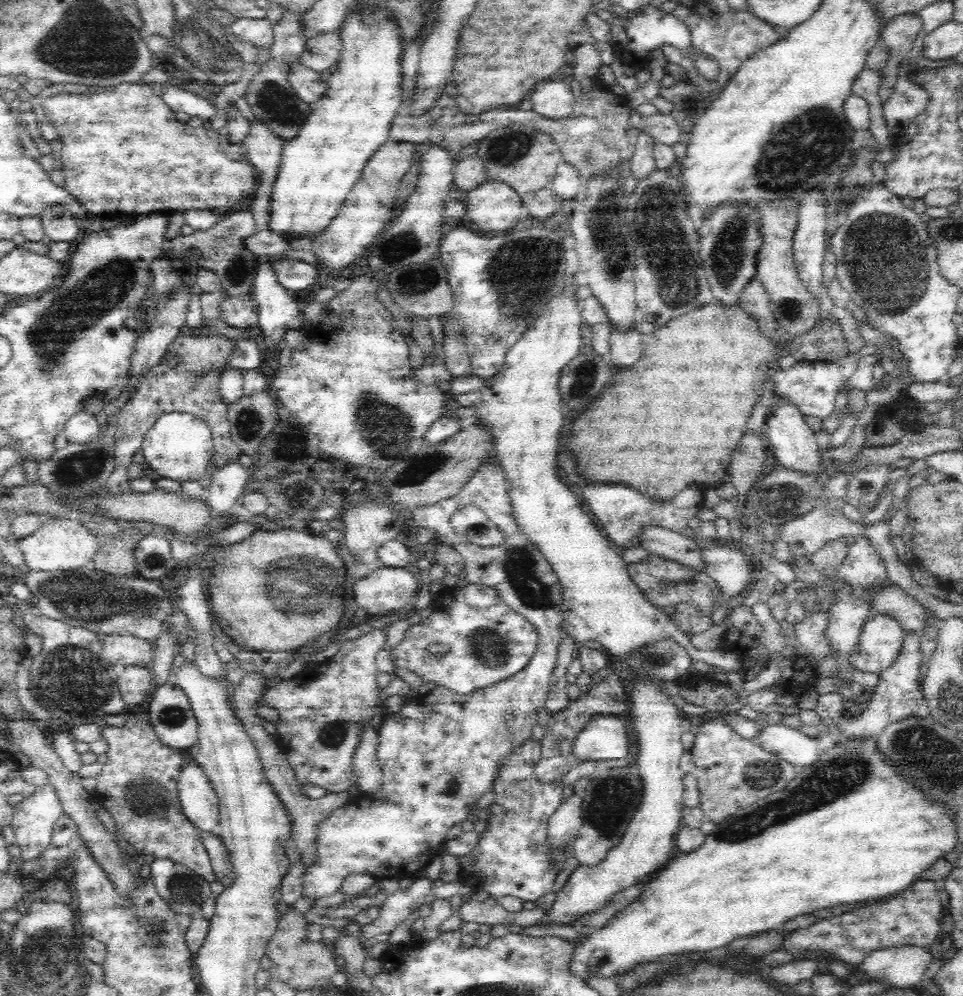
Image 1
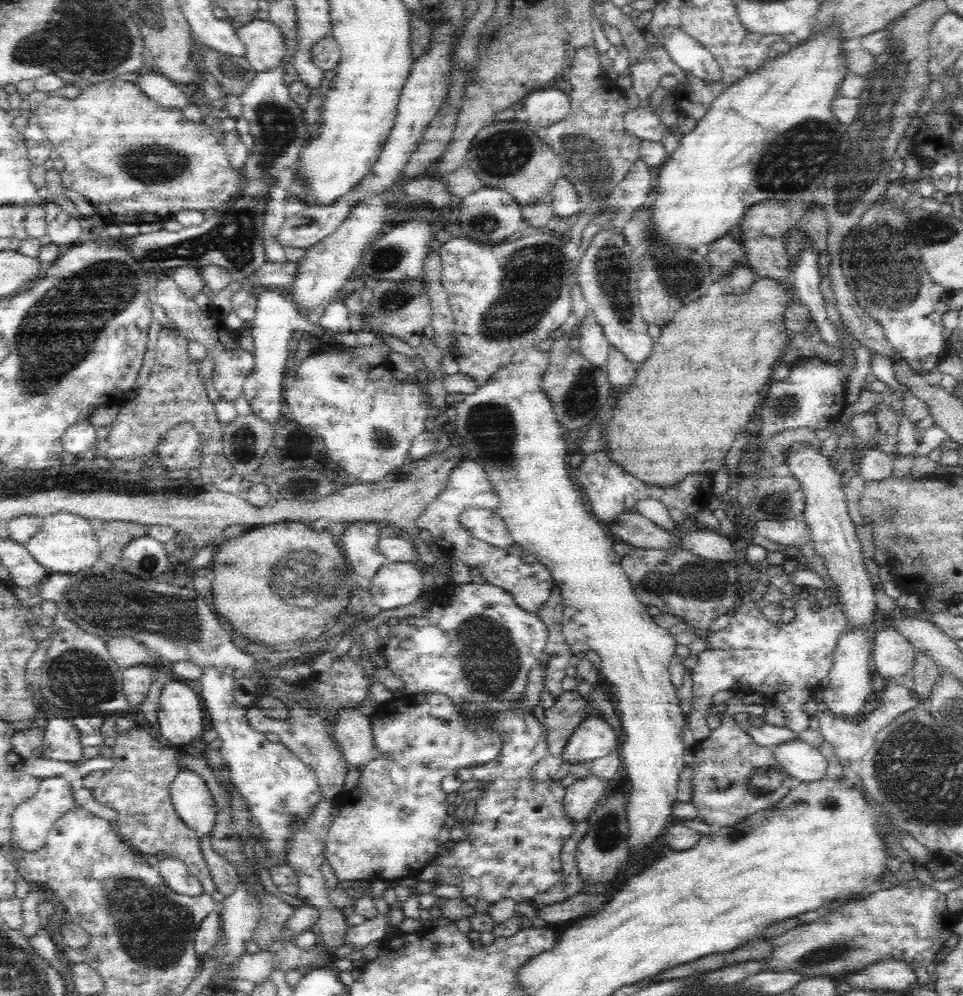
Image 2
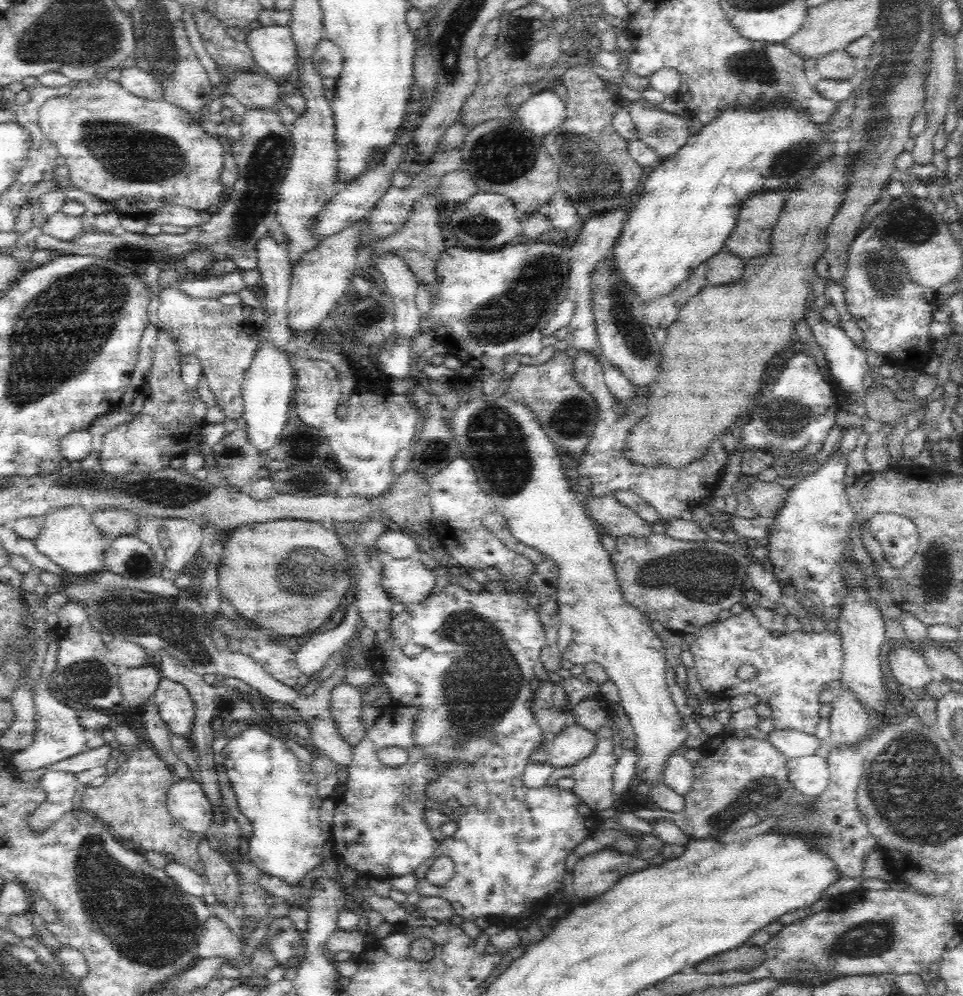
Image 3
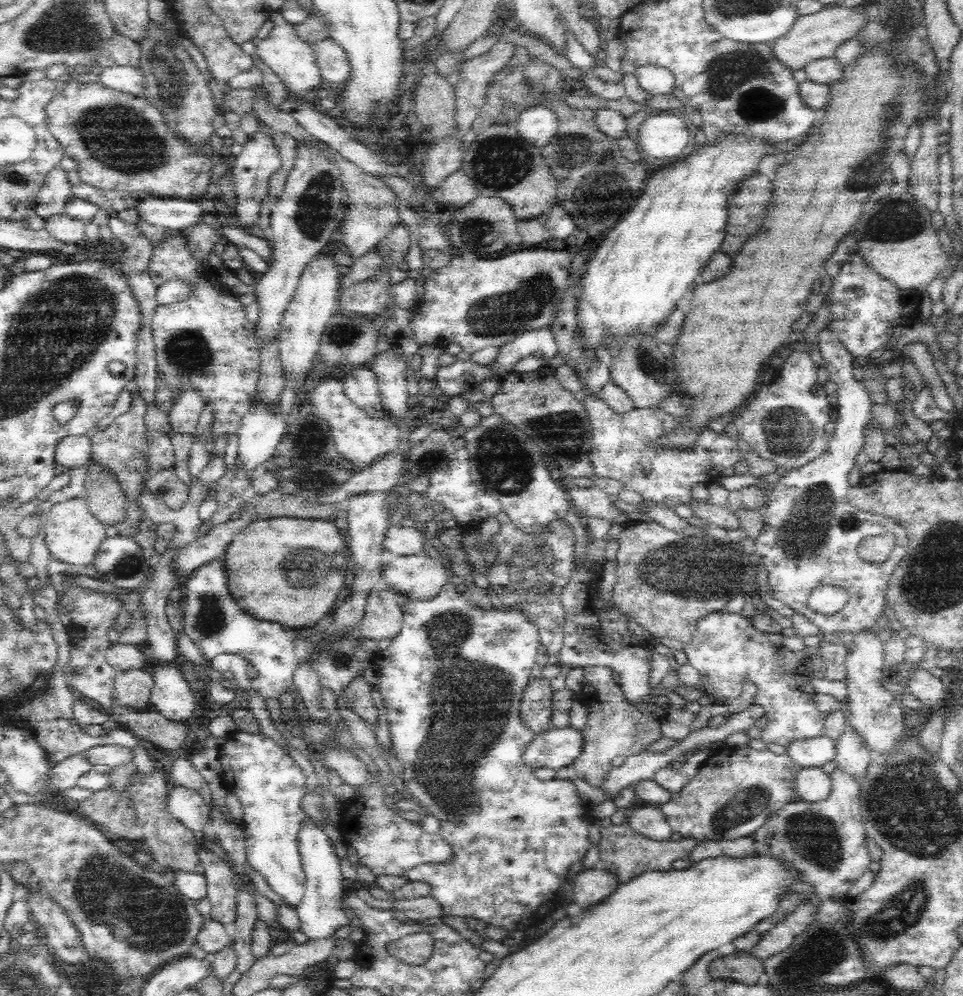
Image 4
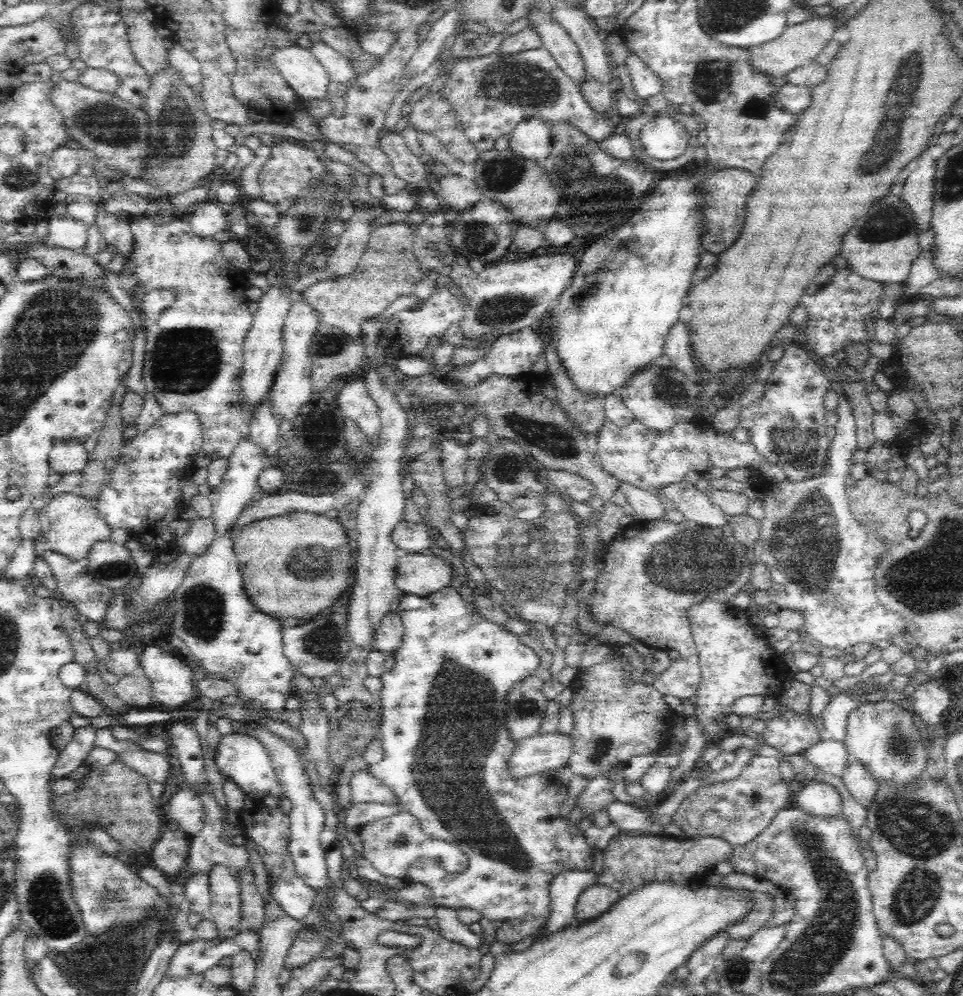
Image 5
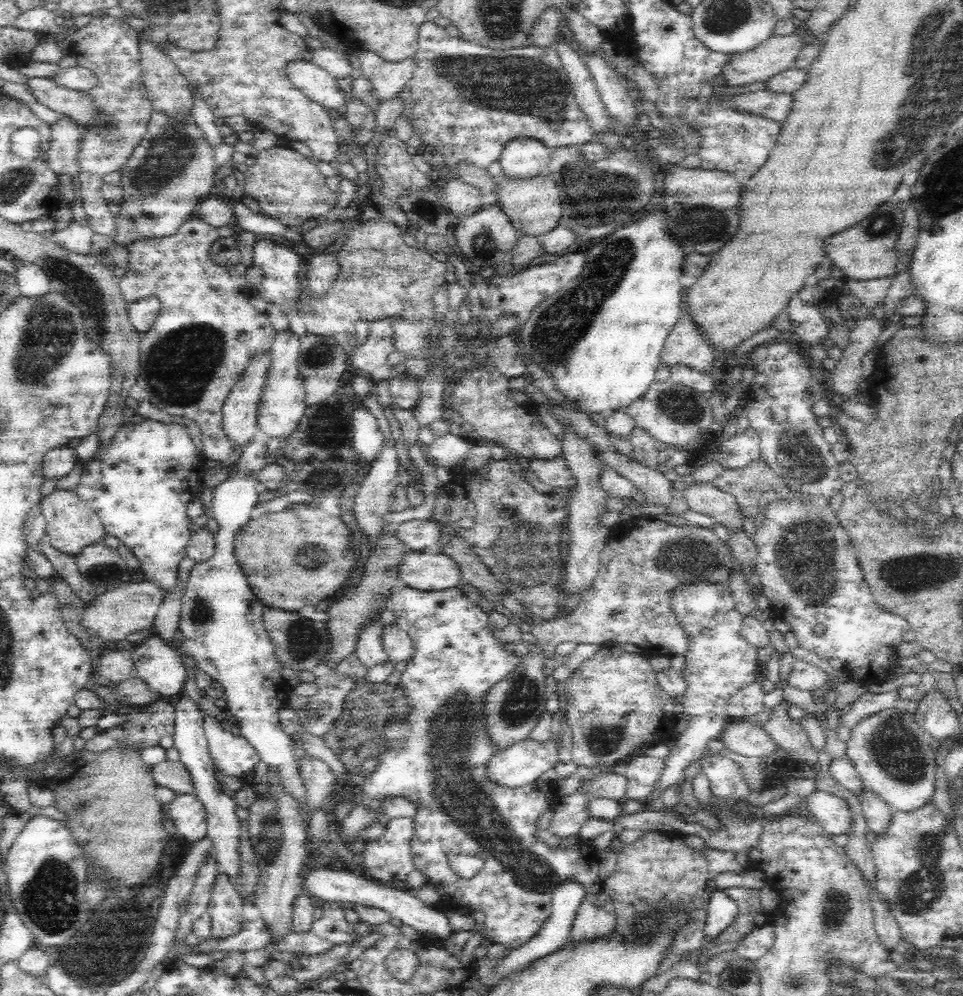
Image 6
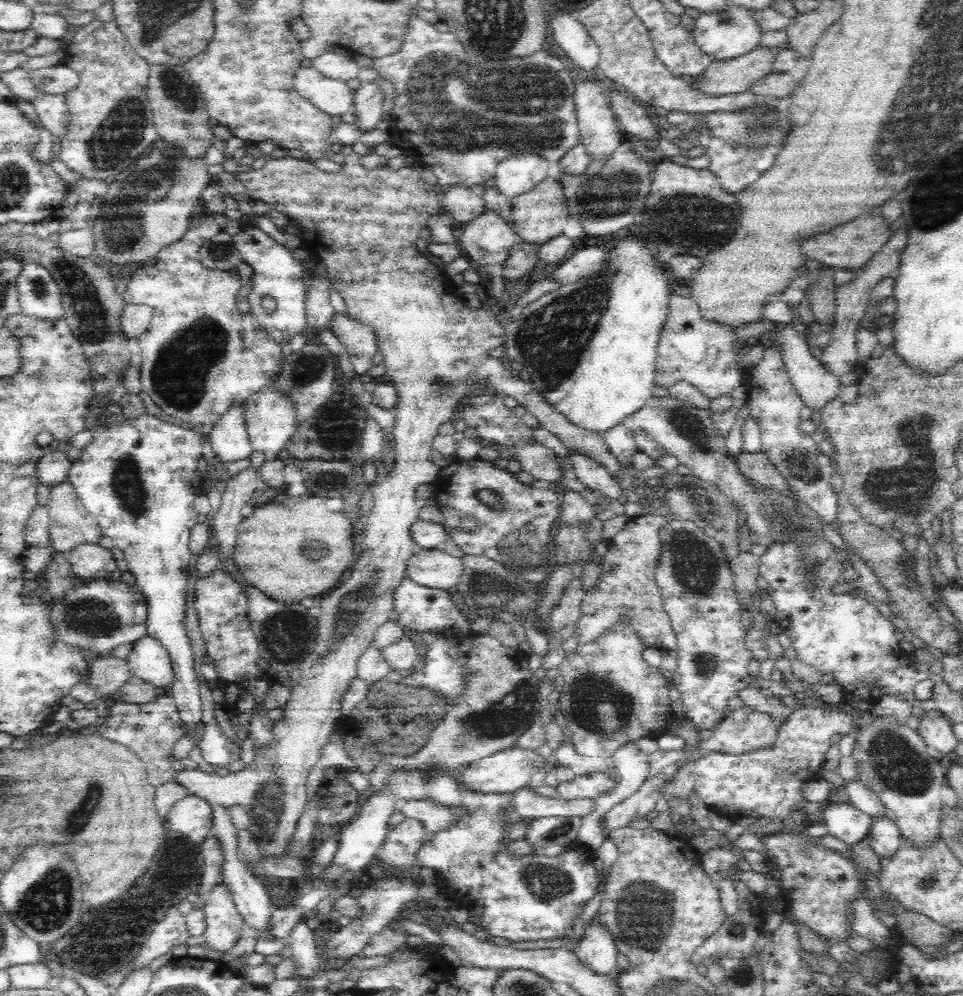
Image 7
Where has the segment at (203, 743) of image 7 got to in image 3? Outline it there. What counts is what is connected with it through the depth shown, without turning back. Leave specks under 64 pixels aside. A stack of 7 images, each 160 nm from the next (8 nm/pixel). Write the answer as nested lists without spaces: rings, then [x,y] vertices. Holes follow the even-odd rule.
[[[260,722],[234,737],[220,753],[238,808],[251,822],[248,862],[295,890],[308,872],[322,864],[324,835],[318,821],[322,798],[317,793],[317,778],[311,764],[297,759]]]

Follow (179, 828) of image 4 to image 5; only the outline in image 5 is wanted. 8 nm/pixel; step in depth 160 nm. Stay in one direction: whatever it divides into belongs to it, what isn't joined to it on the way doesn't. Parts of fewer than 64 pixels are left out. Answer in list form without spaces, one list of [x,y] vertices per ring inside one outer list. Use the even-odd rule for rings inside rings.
[[[178,828],[161,830],[160,838],[156,841],[151,852],[151,864],[162,871],[164,875],[178,876],[178,883],[185,883],[182,872],[188,859],[190,836]]]

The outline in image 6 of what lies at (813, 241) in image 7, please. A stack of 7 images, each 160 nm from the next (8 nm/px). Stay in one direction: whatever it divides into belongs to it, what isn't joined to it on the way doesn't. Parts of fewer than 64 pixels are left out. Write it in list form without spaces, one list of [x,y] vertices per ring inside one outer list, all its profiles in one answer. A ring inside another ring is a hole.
[[[882,204],[872,216],[864,218],[862,222],[857,222],[847,230],[842,230],[840,234],[830,236],[824,242],[824,258],[828,259],[833,267],[842,271],[847,279],[867,281],[890,276],[897,264],[894,248],[902,220],[903,213],[898,204]]]

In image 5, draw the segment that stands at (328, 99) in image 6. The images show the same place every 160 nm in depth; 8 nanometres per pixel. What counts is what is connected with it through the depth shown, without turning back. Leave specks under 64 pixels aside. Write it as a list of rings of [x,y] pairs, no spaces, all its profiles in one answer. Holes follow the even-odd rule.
[[[296,45],[275,50],[271,62],[302,102],[327,100],[329,76],[309,49]]]

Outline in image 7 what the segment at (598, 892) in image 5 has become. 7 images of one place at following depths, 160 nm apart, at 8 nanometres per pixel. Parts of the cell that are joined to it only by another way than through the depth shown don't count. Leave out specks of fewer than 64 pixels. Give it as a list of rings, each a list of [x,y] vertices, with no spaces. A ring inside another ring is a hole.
[[[596,919],[587,926],[586,934],[579,940],[575,955],[582,965],[598,976],[606,976],[614,969],[619,969],[616,965],[618,949],[614,937]]]

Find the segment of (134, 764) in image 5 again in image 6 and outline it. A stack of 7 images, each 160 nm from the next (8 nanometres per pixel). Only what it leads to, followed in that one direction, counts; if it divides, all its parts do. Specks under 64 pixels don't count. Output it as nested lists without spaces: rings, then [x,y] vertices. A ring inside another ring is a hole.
[[[166,761],[149,766],[149,772],[154,777],[155,783],[169,788],[176,794],[194,794],[193,778],[181,761]]]

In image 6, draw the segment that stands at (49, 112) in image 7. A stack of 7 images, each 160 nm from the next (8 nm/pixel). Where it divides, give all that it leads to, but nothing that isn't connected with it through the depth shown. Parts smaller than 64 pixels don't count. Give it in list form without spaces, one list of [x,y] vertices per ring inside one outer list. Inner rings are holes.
[[[62,116],[54,124],[50,124],[50,143],[48,157],[50,169],[55,174],[79,175],[76,158],[82,129],[76,121]]]

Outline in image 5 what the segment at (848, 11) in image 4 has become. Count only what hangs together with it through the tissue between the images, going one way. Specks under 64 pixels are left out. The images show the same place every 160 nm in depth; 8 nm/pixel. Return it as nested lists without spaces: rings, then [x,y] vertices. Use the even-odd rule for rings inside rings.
[[[813,16],[807,21],[787,26],[777,38],[767,41],[760,46],[747,48],[748,66],[758,74],[766,75],[770,78],[784,76],[795,68],[800,68],[806,63],[812,63],[814,56],[826,46],[826,42],[832,39],[832,34],[836,32],[840,24],[832,19],[832,16]]]

